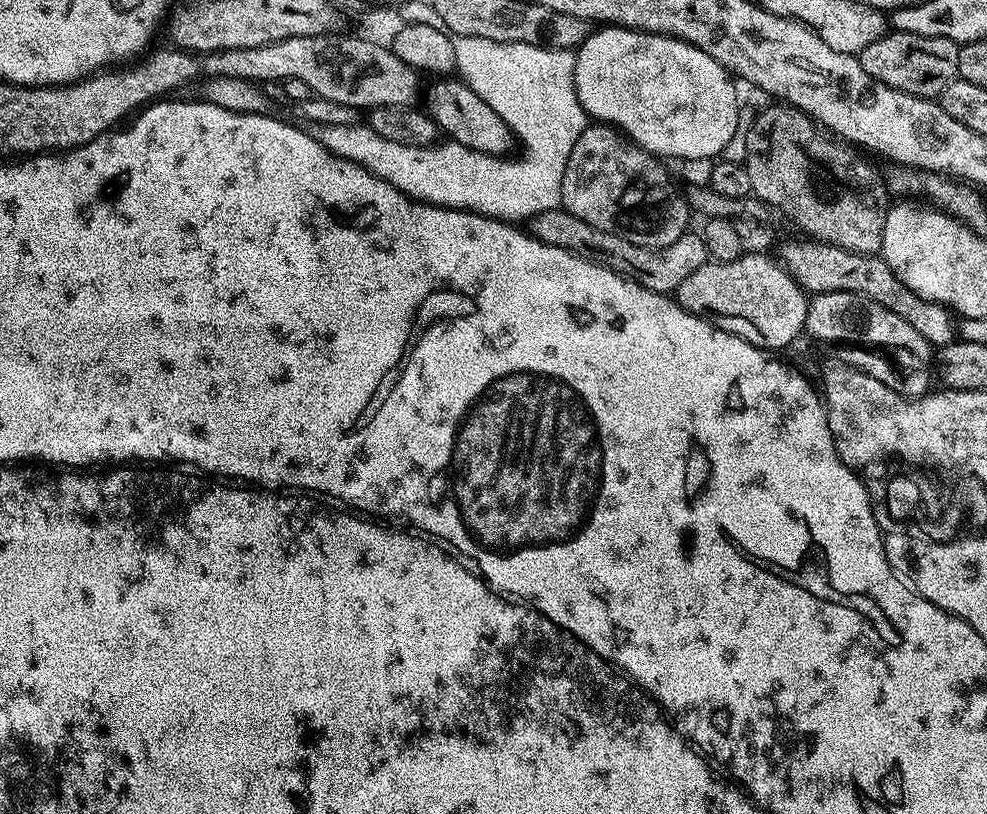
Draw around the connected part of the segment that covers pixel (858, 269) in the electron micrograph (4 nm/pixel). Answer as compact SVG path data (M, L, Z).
M810 238L802 239L804 240L782 245L778 256L805 292L853 292L886 306L886 310L894 310L898 318L914 326L914 330L918 330L918 334L922 334L922 338L926 338L926 342L933 346L950 344L957 339L958 320L952 309L922 298L914 290L910 290L910 286L906 286L906 282L902 282L902 278L898 278L898 274L890 270L883 256L867 256L833 244L815 242Z

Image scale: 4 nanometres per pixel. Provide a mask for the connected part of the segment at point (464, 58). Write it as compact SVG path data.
M452 36L452 41L454 42L454 58L456 59L455 71L458 73L459 79L470 85L474 90L474 94L478 94L478 98L482 98L482 102L486 102L486 106L490 106L490 110L499 112L502 122L512 132L518 144L524 147L524 157L521 160L508 160L509 158L504 156L491 156L486 152L470 150L466 146L455 142L443 142L444 144L433 142L431 144L423 144L422 146L402 146L402 142L390 142L390 138L382 138L382 134L374 134L374 130L367 122L329 124L321 127L318 132L320 143L325 144L334 154L338 154L342 158L346 158L350 162L370 170L375 176L390 182L398 190L402 190L412 200L420 200L423 204L433 204L443 208L463 208L465 212L477 212L483 216L493 216L495 220L506 220L509 222L528 222L531 221L533 216L559 208L560 195L562 194L562 174L566 174L566 162L570 162L570 150L574 150L574 142L578 142L582 130L588 127L590 123L590 117L585 112L582 102L578 102L578 94L574 86L575 55L566 48L539 48L529 44L507 44L506 42L494 42L490 38L474 38L473 36Z

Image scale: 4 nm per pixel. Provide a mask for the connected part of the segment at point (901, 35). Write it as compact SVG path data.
M889 31L879 36L866 50L858 54L862 70L870 74L878 82L890 86L894 90L902 90L906 94L936 98L946 86L959 77L958 54L961 45L955 44L950 38L930 38L922 34Z

